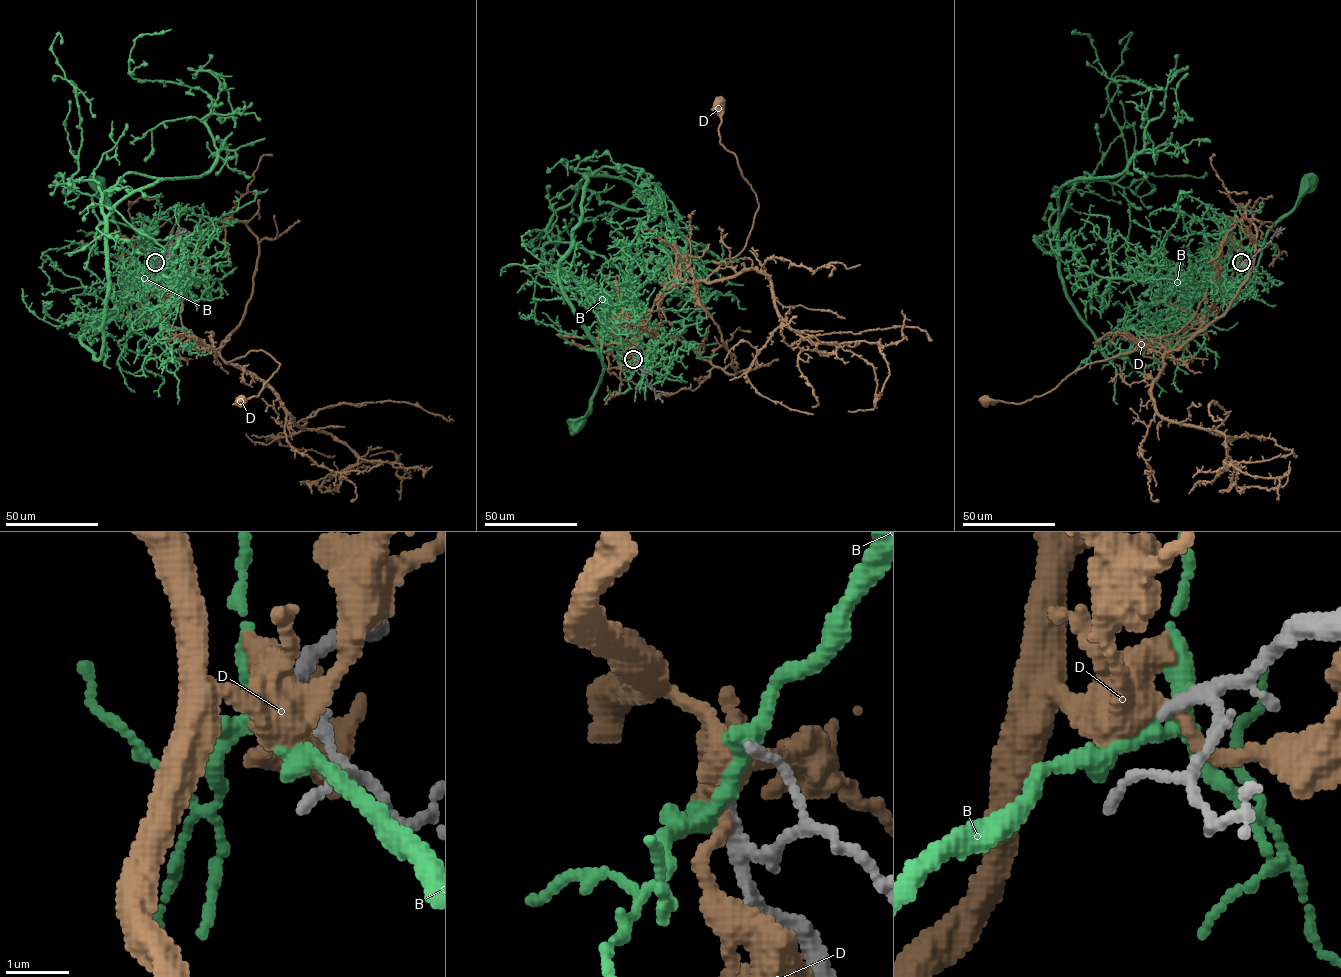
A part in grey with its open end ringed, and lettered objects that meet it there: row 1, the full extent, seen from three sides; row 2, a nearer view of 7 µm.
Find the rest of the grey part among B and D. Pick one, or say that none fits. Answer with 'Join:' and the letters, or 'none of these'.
Join: B

